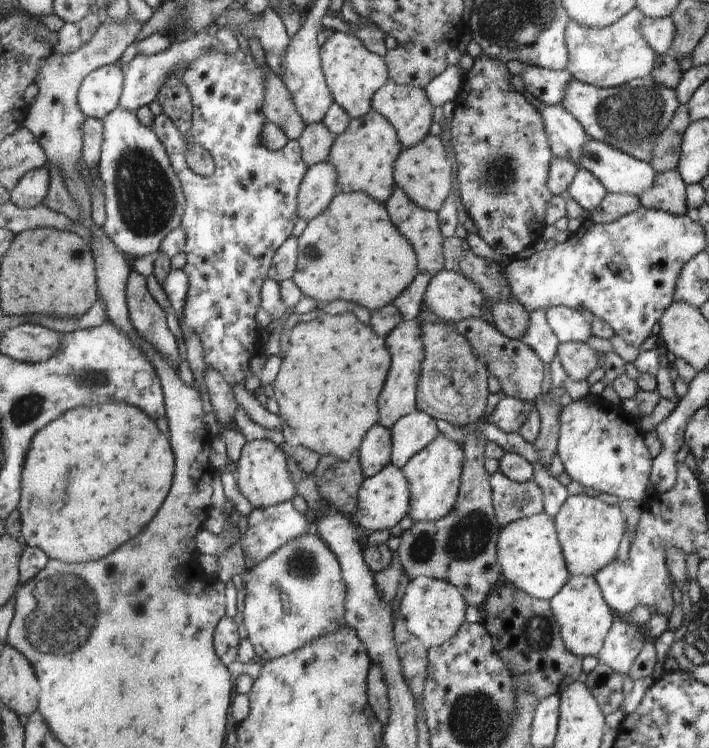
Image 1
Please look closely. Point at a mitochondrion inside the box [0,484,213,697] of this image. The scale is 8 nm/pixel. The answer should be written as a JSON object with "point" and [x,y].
{"point":[62,603]}

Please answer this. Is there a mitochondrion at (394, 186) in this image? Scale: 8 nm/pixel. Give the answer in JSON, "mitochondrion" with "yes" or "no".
{"mitochondrion":"no"}

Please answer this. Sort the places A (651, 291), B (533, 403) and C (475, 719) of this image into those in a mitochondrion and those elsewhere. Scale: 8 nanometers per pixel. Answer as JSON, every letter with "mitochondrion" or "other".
{"A":"other","B":"other","C":"mitochondrion"}

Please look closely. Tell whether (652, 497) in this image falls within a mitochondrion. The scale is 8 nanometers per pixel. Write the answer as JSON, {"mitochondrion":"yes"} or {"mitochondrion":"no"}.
{"mitochondrion":"no"}

